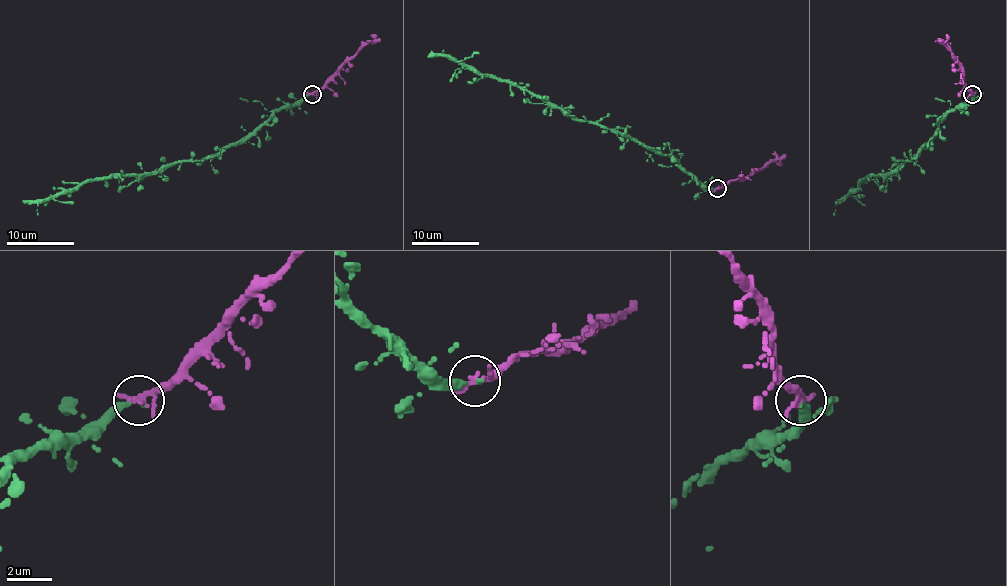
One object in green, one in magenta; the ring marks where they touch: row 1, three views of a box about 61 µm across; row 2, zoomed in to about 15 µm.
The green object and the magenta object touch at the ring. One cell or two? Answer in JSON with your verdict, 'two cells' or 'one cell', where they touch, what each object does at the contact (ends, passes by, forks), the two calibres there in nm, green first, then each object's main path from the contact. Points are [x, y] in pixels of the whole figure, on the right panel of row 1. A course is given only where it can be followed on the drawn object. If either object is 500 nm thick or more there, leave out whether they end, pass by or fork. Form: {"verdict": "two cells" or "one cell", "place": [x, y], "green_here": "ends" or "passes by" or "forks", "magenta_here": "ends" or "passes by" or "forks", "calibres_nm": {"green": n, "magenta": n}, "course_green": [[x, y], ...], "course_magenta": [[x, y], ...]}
{"verdict": "one cell", "place": [972, 94], "green_here": "ends", "magenta_here": "passes by", "calibres_nm": {"green": 220, "magenta": 280}, "course_green": [[971, 94], [971, 101], [956, 106], [917, 153], [891, 172], [871, 175], [841, 202]], "course_magenta": [[971, 94], [963, 77], [963, 67], [937, 38]]}

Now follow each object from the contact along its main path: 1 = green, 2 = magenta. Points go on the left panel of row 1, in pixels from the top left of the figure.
1: (312, 94), (282, 106), (268, 119), (218, 153), (162, 167), (153, 172), (112, 175), (40, 201), (23, 202)
2: (312, 94), (365, 45), (380, 38)

